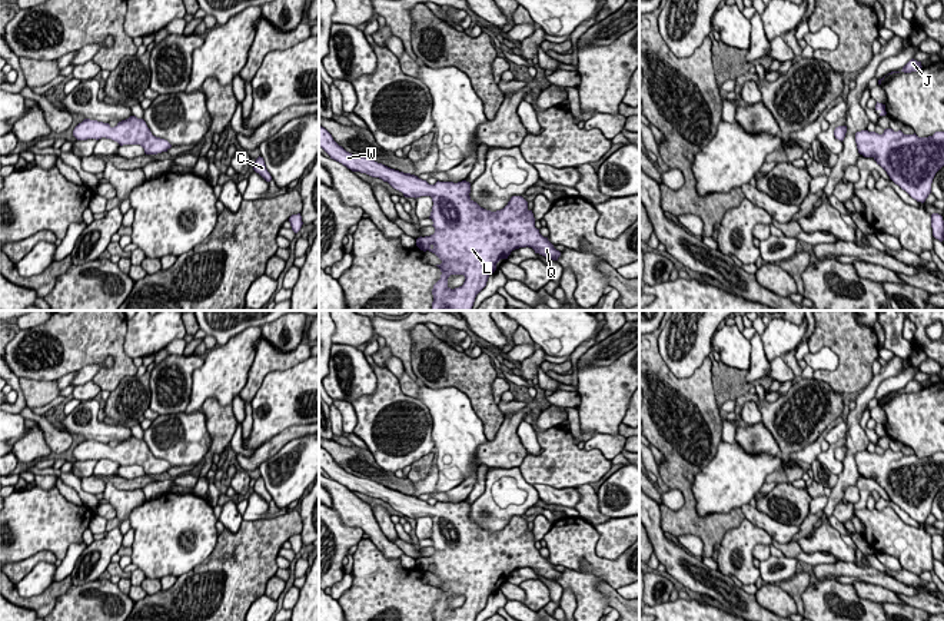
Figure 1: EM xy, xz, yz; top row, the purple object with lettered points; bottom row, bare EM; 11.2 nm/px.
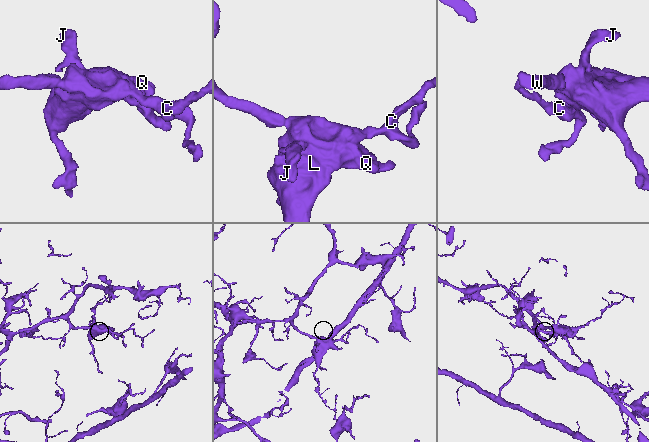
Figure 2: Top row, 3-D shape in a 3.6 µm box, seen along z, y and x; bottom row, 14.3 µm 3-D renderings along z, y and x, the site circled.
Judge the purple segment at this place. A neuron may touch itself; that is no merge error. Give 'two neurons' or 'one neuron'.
one neuron

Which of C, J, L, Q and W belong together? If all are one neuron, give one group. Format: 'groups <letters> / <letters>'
groups C J L Q W

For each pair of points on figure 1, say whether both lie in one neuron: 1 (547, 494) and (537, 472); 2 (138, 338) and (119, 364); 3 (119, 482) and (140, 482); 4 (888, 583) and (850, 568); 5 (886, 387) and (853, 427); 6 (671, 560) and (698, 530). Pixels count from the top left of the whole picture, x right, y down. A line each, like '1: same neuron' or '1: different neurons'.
1: different neurons
2: different neurons
3: same neuron
4: same neuron
5: different neurons
6: different neurons

